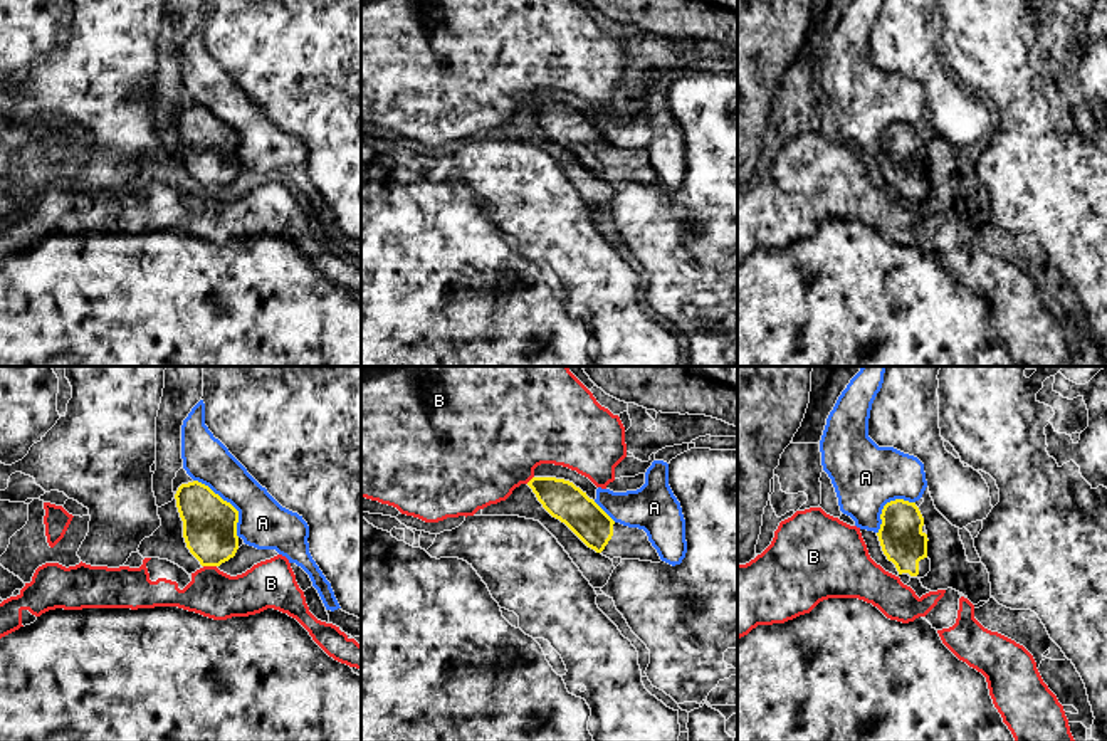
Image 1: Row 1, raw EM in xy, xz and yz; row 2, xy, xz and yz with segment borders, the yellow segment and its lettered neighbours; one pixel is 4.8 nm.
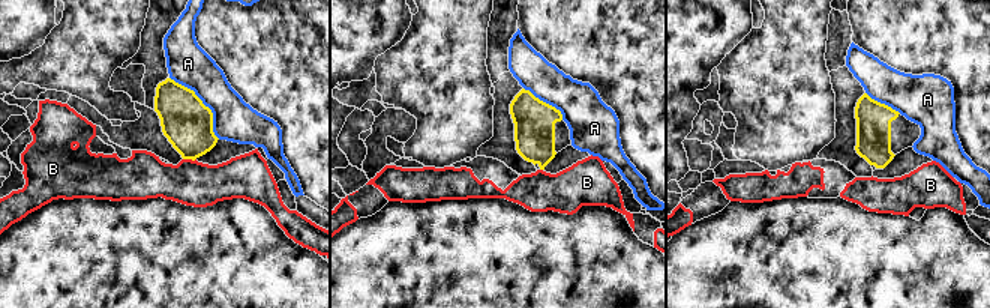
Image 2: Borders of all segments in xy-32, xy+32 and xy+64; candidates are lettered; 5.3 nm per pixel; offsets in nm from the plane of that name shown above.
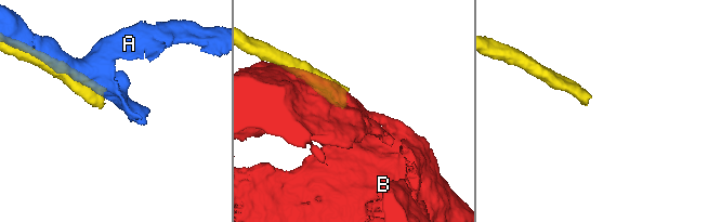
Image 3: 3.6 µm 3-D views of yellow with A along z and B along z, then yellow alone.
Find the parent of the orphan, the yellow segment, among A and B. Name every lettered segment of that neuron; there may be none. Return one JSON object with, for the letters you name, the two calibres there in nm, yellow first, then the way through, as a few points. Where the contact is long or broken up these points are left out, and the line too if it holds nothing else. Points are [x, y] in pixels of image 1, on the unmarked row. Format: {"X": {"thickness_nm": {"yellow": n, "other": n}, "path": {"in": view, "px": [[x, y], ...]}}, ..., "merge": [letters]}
{"merge": []}

